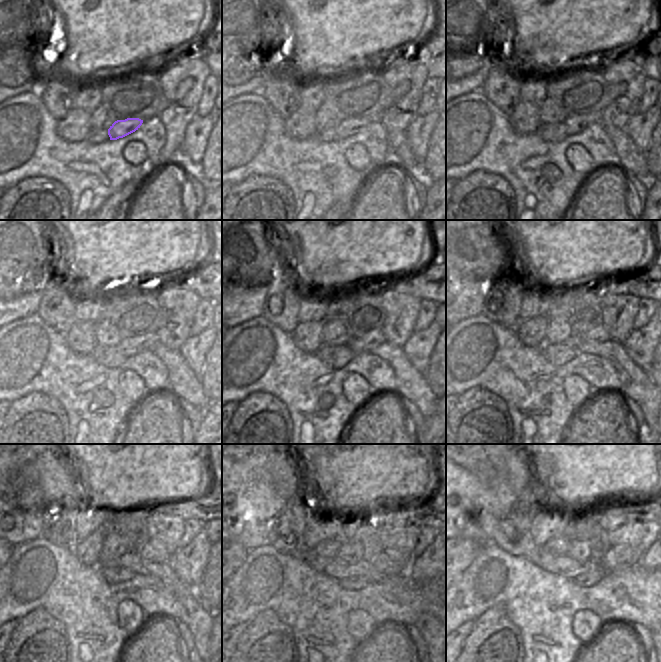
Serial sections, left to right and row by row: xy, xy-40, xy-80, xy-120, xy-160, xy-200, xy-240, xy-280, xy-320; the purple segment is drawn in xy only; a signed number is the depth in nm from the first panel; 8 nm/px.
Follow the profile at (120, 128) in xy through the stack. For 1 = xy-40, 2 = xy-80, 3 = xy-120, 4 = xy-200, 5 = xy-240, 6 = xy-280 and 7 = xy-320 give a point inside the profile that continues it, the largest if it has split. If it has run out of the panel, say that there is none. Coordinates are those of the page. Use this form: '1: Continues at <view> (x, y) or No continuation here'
1: Continues at xy-40 (347, 127)
2: Continues at xy-80 (574, 123)
3: Continues at xy-120 (128, 346)
4: Continues at xy-200 (601, 334)
5: Continues at xy-240 (160, 554)
6: Continues at xy-280 (389, 562)
7: Continues at xy-320 (620, 557).

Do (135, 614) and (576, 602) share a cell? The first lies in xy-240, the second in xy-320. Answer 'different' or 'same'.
different

